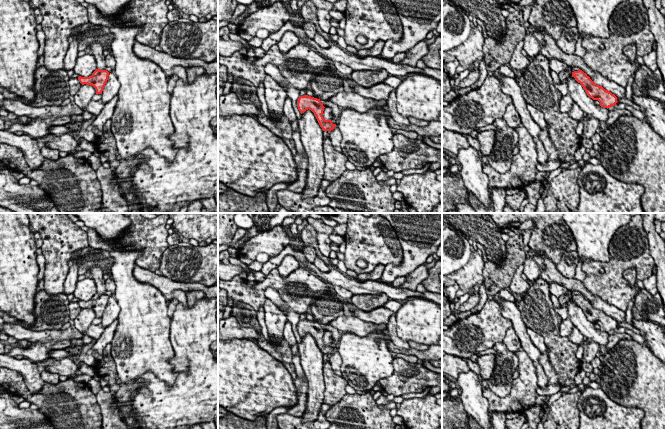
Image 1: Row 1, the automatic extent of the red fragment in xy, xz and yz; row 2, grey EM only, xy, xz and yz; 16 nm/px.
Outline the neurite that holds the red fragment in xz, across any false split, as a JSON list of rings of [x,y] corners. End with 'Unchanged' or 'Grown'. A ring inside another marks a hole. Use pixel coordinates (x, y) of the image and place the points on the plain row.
[[[308,319],[299,320],[297,331],[301,338],[308,333],[311,334],[323,355],[330,356],[334,353],[335,348],[333,348],[331,344],[325,344],[322,340],[325,331],[321,327],[320,323]]]. Unchanged

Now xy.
[[[96,293],[89,301],[78,301],[79,306],[84,309],[92,309],[96,318],[102,318],[103,312],[108,304],[109,296],[107,294]]]. Unchanged

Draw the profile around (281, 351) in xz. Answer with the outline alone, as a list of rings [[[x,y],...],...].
[[[253,317],[249,323],[245,323],[244,327],[253,327],[260,334],[255,342],[273,358],[280,361],[292,376],[293,381],[297,378],[295,366],[293,364],[293,355],[290,345],[285,341],[274,343],[270,338],[266,339],[261,333],[261,326],[256,317]]]

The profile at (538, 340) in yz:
[[[527,327],[527,334],[529,335],[531,341],[534,343],[534,345],[539,349],[541,354],[545,353],[547,351],[547,346],[545,345],[544,338],[539,333],[533,331],[532,329]]]

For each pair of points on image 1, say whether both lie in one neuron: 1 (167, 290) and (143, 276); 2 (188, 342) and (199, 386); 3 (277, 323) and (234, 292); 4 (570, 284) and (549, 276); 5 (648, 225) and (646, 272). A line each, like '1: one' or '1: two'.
1: one
2: one
3: two
4: one
5: two

